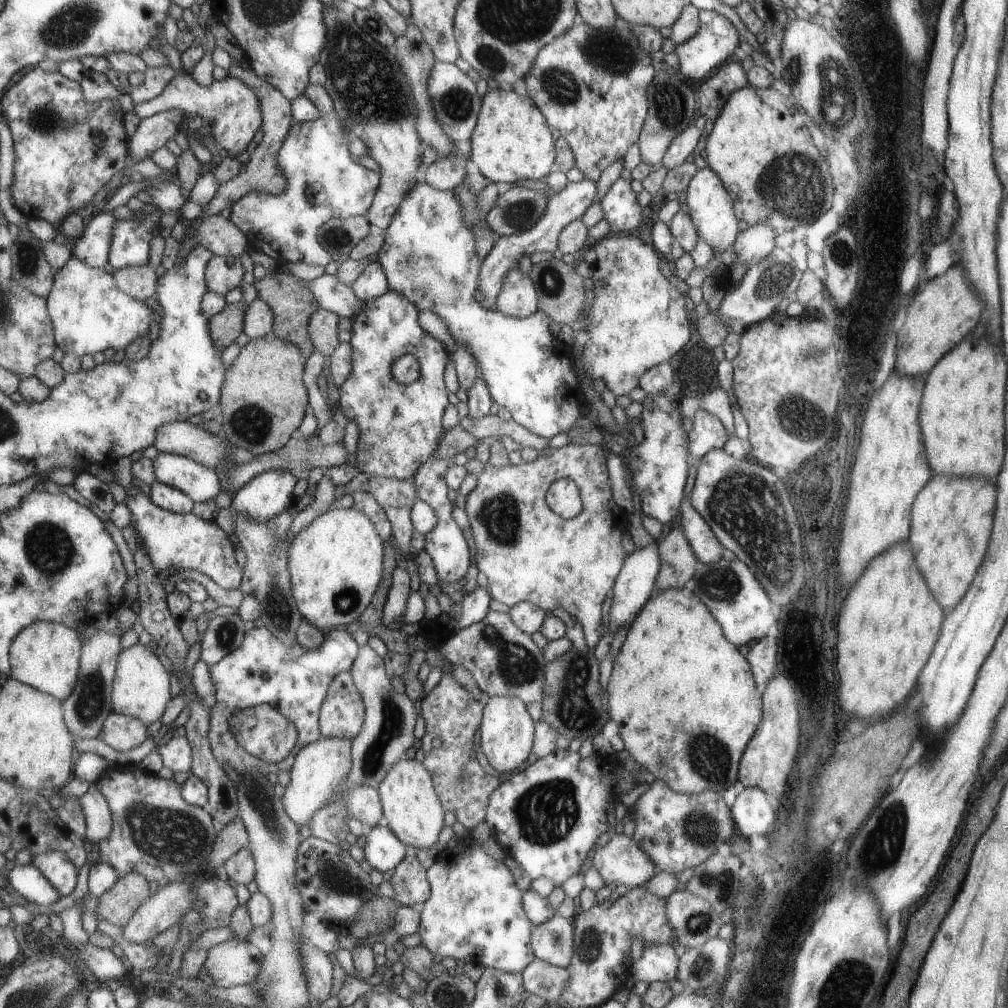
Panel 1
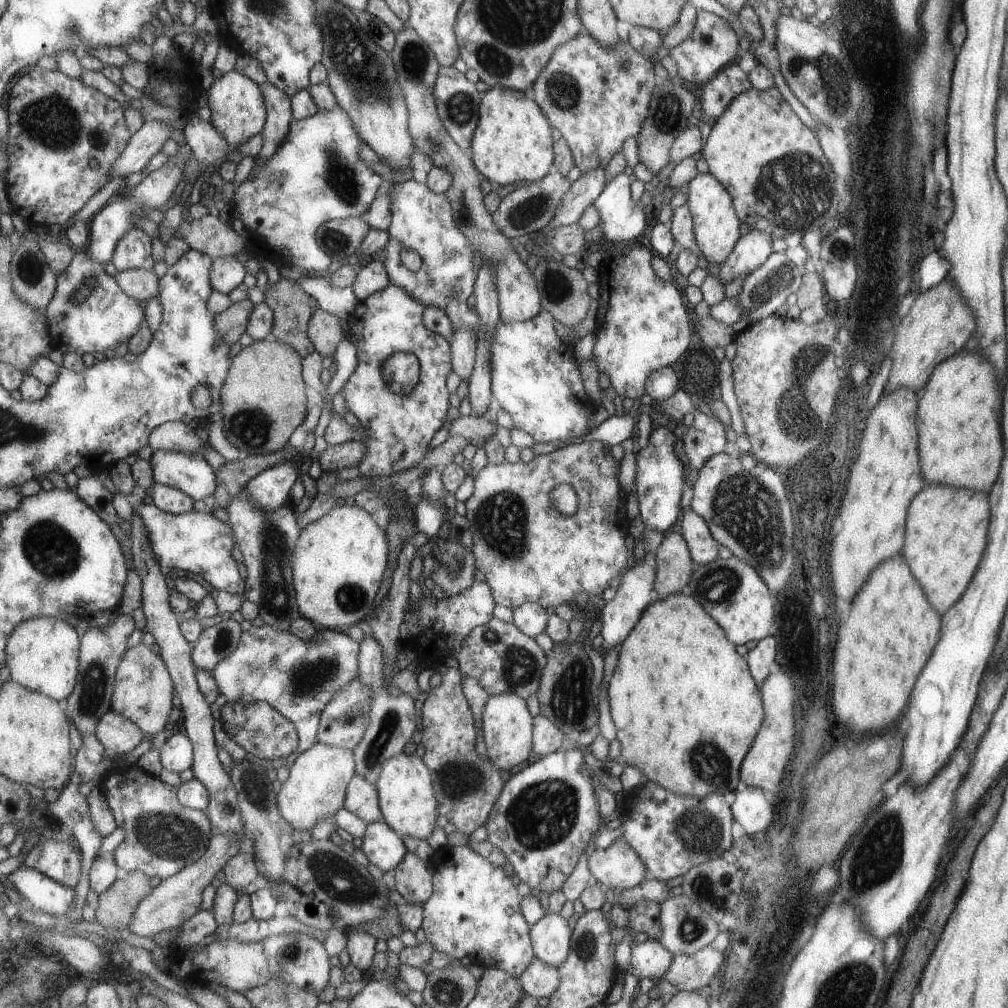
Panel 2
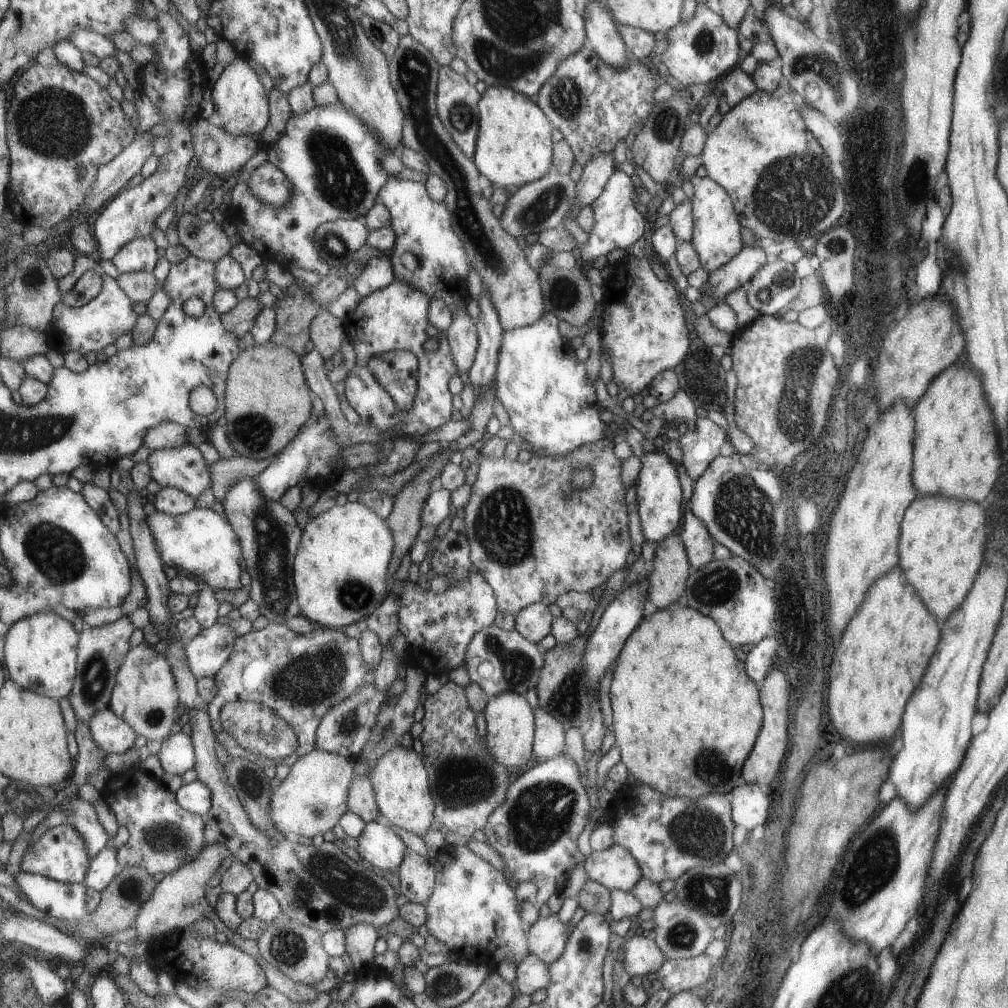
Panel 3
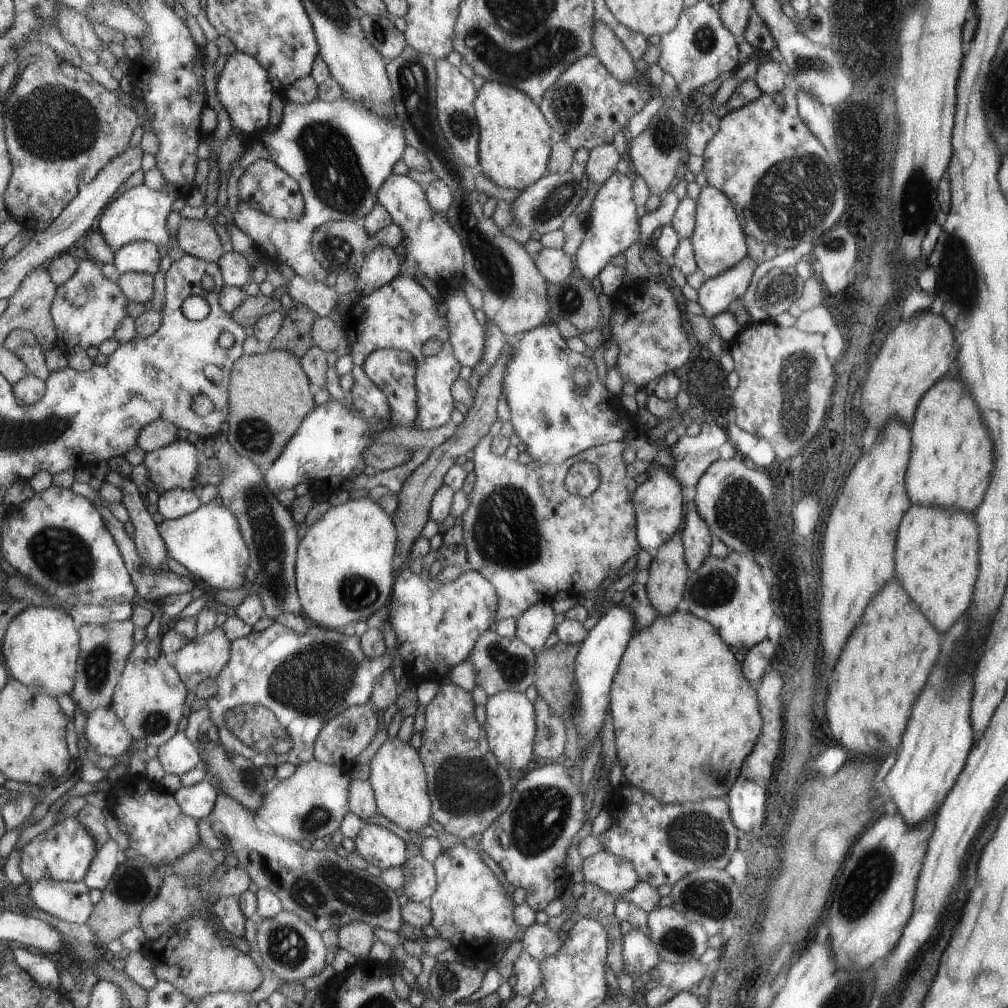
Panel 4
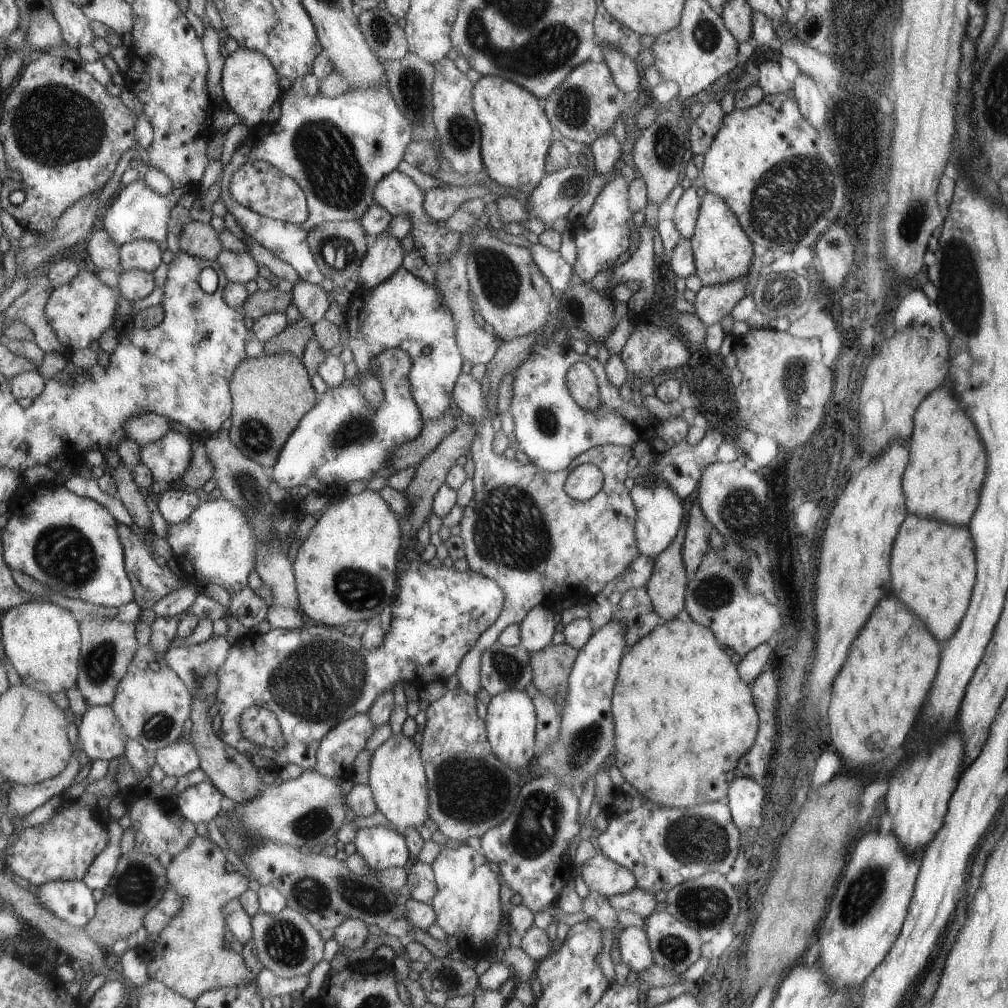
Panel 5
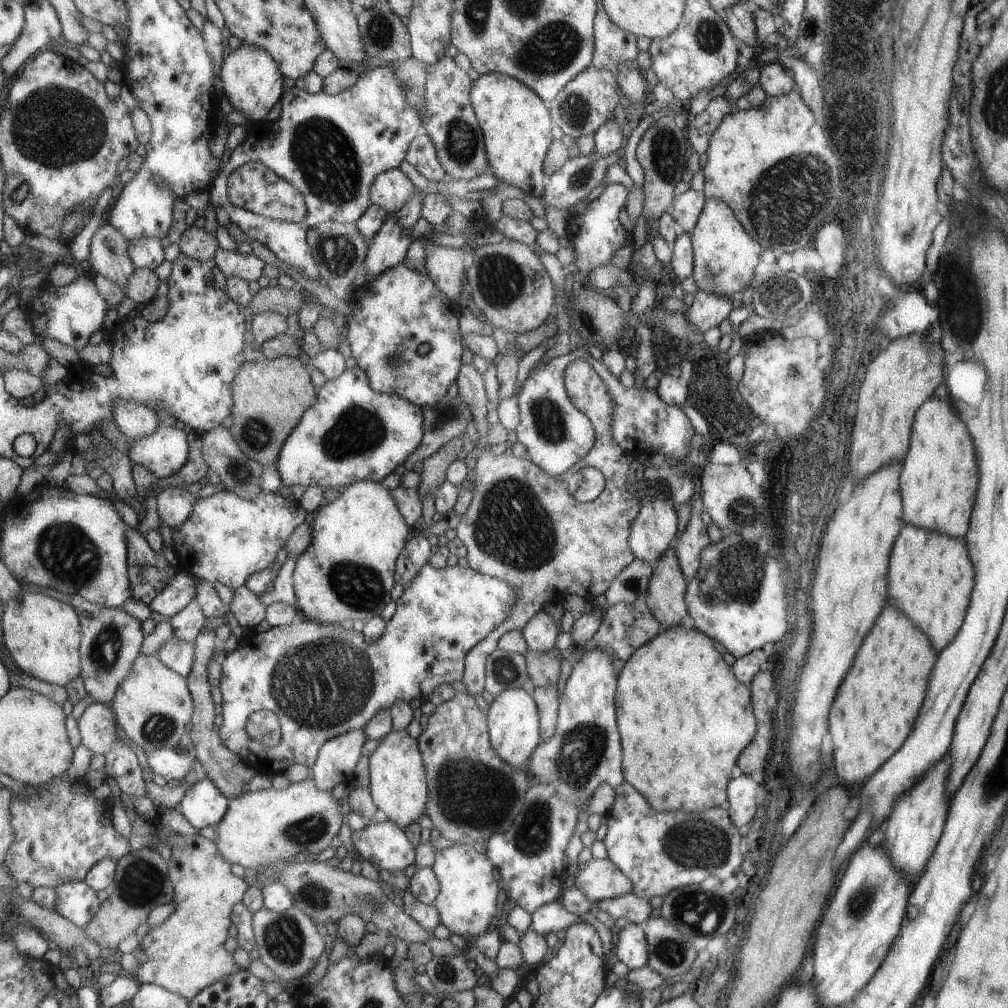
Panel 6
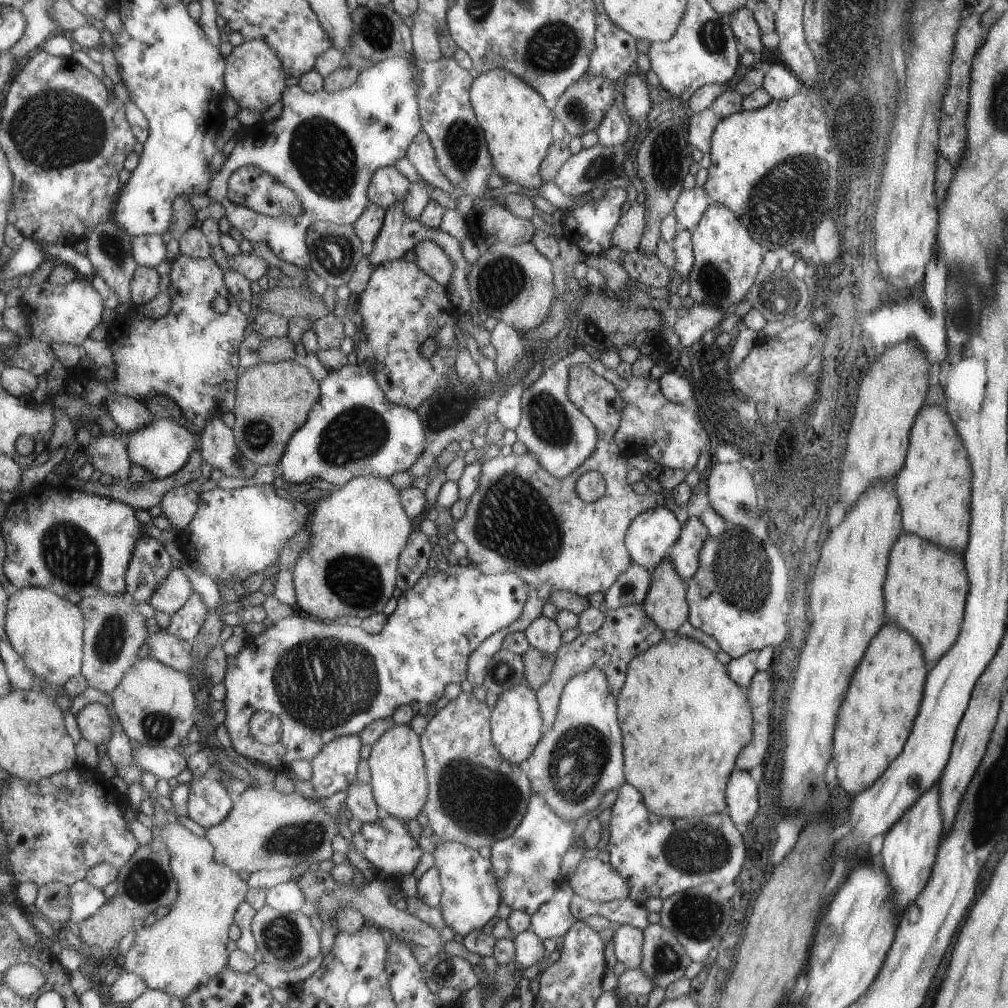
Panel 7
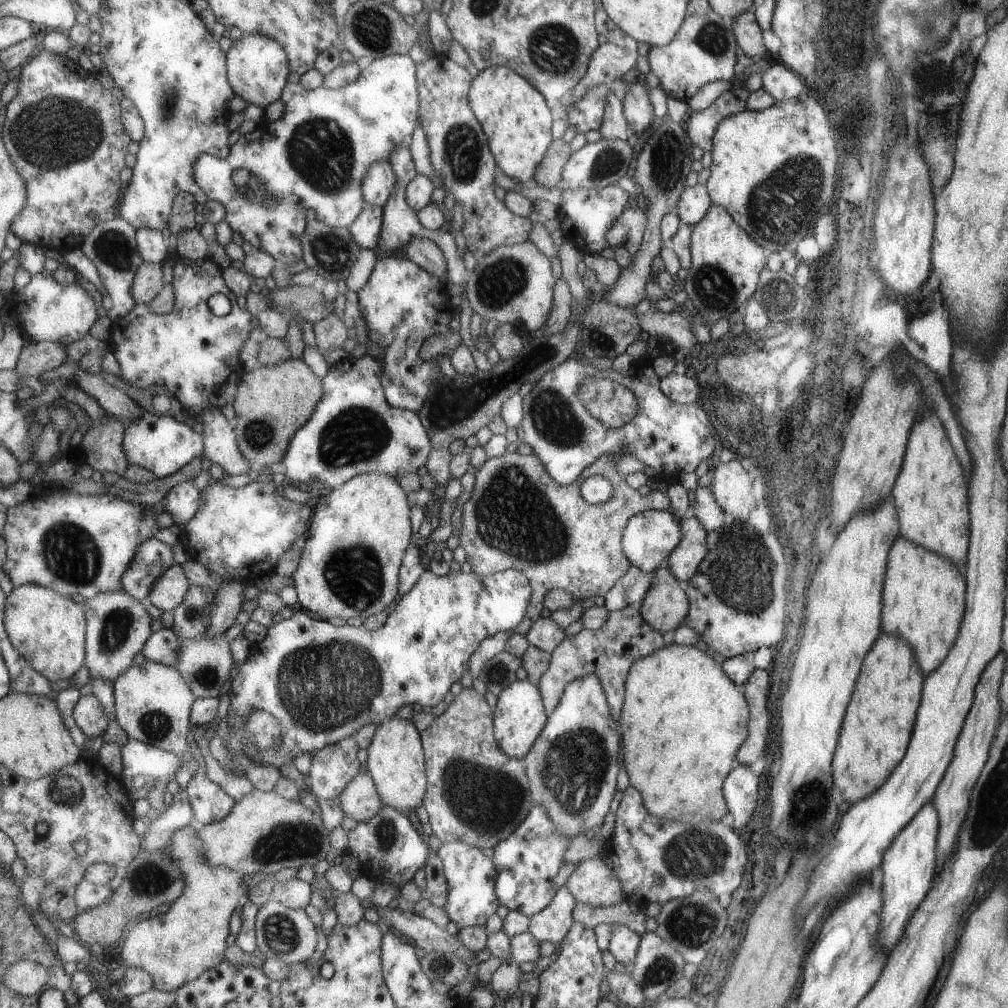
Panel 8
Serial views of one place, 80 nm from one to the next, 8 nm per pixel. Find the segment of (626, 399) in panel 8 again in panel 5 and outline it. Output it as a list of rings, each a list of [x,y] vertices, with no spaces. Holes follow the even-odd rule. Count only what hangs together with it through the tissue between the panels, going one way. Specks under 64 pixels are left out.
[[[573,363],[566,374],[573,400],[583,409],[594,411],[598,407],[598,384],[587,363]],[[470,373],[458,378],[454,389],[454,400],[458,408],[469,414],[475,422],[477,436],[472,446],[472,459],[475,473],[472,476],[474,496],[465,507],[460,524],[460,535],[466,544],[466,560],[471,570],[496,580],[506,592],[506,603],[498,621],[483,633],[480,640],[469,654],[461,661],[456,676],[459,686],[475,695],[482,686],[482,654],[500,635],[506,626],[521,624],[528,610],[533,606],[551,605],[559,600],[569,598],[579,600],[582,597],[593,597],[607,584],[607,580],[615,578],[627,562],[631,562],[638,554],[635,548],[635,508],[627,496],[623,486],[627,474],[627,460],[631,458],[631,450],[625,445],[597,445],[579,454],[565,469],[544,471],[533,463],[522,464],[519,460],[508,459],[494,450],[494,438],[497,428],[493,427],[493,414],[488,407],[481,381],[475,380]],[[581,463],[593,463],[600,468],[603,475],[602,487],[584,501],[571,498],[563,488],[565,477]]]

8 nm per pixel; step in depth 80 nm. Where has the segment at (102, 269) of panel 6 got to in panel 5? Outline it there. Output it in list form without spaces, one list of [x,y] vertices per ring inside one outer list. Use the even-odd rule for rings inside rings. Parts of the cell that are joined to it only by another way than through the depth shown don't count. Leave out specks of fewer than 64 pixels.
[[[93,229],[92,237],[88,240],[88,256],[92,262],[99,268],[111,268],[119,273],[119,276],[125,272],[121,266],[121,245],[117,245],[111,233],[107,229]]]

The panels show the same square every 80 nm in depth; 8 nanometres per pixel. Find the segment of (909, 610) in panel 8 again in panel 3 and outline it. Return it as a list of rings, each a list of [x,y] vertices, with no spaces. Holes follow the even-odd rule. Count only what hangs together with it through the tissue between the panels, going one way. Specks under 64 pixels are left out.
[[[917,496],[917,502],[913,502],[913,506],[909,506],[909,514],[905,514],[905,526],[901,526],[901,570],[905,570],[905,574],[909,574],[909,582],[913,582],[913,586],[917,586],[917,590],[921,590],[921,598],[925,598],[925,606],[929,606],[929,610],[933,610],[933,614],[937,614],[937,620],[943,620],[953,608],[959,608],[960,602],[968,594],[968,590],[972,588],[976,574],[983,564],[984,551],[987,548],[987,530],[986,512],[981,506],[983,503],[970,501],[969,499],[945,498],[945,496]]]

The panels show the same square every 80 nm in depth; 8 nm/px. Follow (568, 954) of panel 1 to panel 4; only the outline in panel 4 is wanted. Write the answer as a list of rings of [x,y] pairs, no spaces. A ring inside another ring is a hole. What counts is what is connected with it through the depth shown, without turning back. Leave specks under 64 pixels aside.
[[[533,922],[523,929],[522,950],[542,961],[561,948],[564,936],[560,935],[559,929],[553,930],[546,923]]]

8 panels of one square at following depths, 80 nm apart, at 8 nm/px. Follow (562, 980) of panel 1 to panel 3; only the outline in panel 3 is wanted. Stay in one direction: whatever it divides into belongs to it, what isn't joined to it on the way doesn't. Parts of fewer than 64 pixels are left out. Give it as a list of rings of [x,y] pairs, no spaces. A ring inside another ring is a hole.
[[[529,954],[517,966],[514,984],[522,995],[530,996],[535,990],[546,988],[549,981],[548,965],[533,954]]]

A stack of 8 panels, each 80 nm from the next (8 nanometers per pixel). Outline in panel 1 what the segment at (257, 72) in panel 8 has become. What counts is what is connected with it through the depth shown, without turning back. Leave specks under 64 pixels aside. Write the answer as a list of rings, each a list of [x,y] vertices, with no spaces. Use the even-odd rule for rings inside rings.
[[[179,73],[157,98],[136,104],[136,114],[143,120],[161,111],[179,109],[188,115],[199,115],[203,128],[220,147],[231,154],[239,154],[254,142],[257,130],[262,128],[264,116],[258,94],[241,79],[226,76],[209,87],[201,86],[191,74]]]

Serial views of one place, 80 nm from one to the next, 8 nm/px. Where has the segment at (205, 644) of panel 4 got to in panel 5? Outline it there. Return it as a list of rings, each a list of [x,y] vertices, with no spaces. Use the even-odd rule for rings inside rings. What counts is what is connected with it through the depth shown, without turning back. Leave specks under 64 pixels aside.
[[[215,632],[205,642],[191,646],[169,648],[166,651],[166,659],[173,667],[173,670],[176,670],[177,674],[180,675],[181,680],[184,680],[185,684],[190,688],[195,700],[195,697],[198,695],[198,689],[202,686],[208,674],[218,673],[219,669],[228,661],[231,649],[232,644],[225,638],[225,635]]]

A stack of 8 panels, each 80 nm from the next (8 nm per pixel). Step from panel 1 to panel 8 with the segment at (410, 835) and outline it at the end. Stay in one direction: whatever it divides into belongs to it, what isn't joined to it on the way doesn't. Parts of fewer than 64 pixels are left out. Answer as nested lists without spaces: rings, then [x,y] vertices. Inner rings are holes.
[[[399,715],[386,718],[378,726],[367,751],[369,773],[375,779],[378,793],[385,806],[401,809],[405,814],[423,806],[428,792],[426,754],[422,733],[417,730],[412,719],[404,719]]]

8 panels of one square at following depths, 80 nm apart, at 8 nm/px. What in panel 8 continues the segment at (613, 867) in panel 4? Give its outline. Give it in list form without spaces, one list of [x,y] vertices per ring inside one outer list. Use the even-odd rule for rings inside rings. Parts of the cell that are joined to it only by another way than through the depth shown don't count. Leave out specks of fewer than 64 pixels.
[[[597,856],[578,862],[563,887],[576,903],[602,907],[623,901],[620,879]]]

